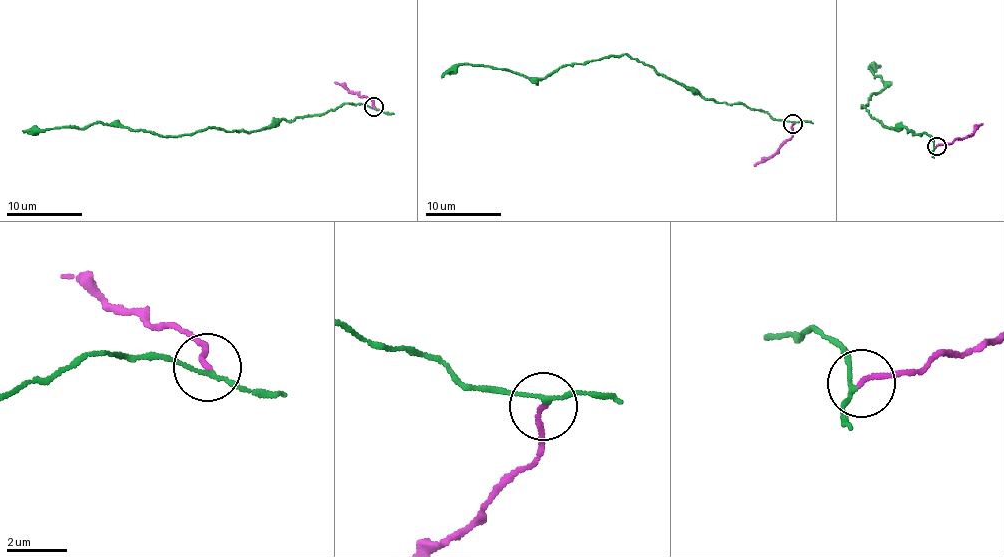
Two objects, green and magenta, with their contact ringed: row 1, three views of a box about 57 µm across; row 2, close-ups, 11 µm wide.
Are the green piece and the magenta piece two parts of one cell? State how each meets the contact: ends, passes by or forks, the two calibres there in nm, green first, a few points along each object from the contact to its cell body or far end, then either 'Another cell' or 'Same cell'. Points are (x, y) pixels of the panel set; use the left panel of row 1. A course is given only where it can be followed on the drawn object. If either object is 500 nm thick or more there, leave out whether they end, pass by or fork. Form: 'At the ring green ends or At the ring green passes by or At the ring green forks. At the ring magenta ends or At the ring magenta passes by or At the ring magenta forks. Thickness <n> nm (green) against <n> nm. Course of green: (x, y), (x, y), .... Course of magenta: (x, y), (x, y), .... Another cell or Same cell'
At the ring green passes by. At the ring magenta ends. Thickness 110 nm (green) against 170 nm. Course of green: (373, 108), (341, 104), (249, 132), (209, 126), (158, 137), (96, 122), (22, 131). Course of magenta: (373, 106), (373, 101), (335, 81). Another cell

